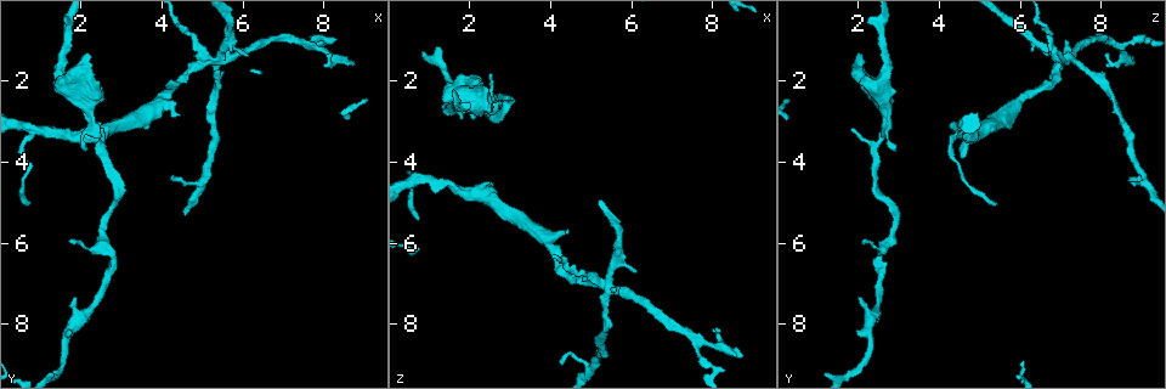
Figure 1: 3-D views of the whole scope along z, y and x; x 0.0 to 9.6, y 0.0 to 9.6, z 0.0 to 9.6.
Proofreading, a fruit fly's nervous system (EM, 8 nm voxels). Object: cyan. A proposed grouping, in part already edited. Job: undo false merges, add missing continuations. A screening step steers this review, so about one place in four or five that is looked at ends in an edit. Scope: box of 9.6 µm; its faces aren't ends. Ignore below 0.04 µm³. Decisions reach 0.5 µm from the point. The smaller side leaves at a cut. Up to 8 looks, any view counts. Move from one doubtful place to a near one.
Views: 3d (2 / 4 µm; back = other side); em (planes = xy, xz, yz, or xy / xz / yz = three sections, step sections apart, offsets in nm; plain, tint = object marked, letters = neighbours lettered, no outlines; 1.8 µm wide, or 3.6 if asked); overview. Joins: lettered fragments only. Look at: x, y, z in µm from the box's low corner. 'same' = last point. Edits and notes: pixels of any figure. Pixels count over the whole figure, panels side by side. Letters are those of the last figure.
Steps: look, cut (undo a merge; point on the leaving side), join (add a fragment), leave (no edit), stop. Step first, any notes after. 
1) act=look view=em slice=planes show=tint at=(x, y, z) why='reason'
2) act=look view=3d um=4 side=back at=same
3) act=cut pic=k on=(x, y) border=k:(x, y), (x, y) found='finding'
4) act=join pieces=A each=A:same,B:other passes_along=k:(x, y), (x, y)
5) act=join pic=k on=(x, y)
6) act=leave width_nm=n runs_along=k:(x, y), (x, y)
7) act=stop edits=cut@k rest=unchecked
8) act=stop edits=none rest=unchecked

act=look view=em slice=planes show=letters at=(2.50, 3.90, 4.55) why='free end'

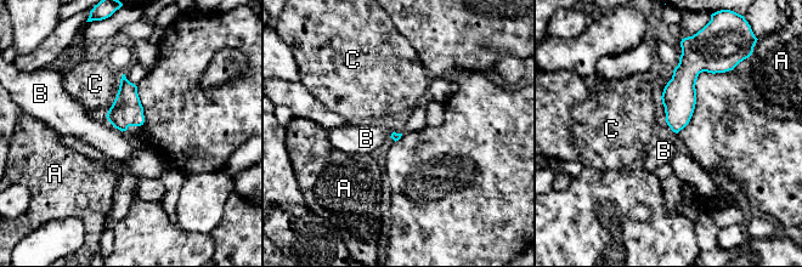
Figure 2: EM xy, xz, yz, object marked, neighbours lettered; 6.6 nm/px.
act=leave longest_contact=C:300nm each=A:other,B:other,C:other found='none of them fits'

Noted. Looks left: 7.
act=look view=3d um=2 at=(1.75, 5.90, 2.10) why='thin end'

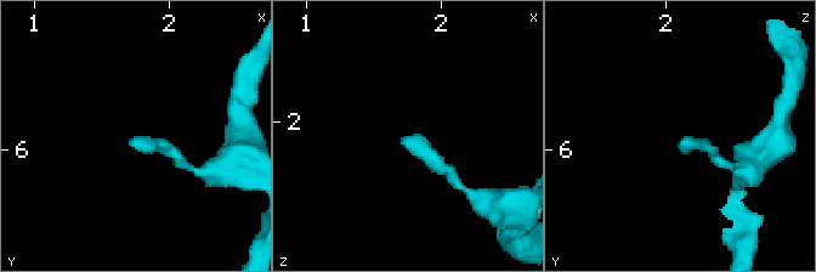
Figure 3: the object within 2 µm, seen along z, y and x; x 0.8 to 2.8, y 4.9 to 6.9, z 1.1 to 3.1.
act=look view=em slice=planes show=letters at=(1.72, 5.92, 2.16) why='now the EM'

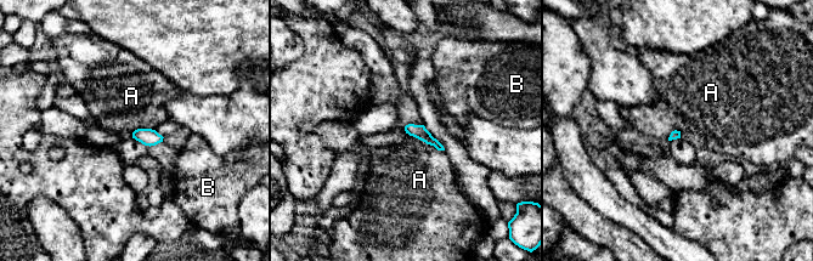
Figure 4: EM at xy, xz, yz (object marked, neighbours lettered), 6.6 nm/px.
act=leave each=A:other,B:other border=4:(404, 126), (410, 135), (444, 151) found='no lettered fragment goes on from it'

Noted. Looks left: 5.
act=look view=3d um=4 at=(8.25, 1.30, 8.10) why='thin end'

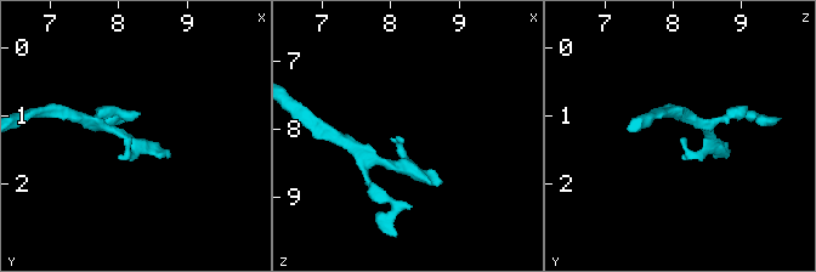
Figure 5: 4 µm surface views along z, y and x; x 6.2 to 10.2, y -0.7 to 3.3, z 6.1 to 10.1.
act=look view=em slice=planes show=tint at=(8.20, 1.30, 8.15)

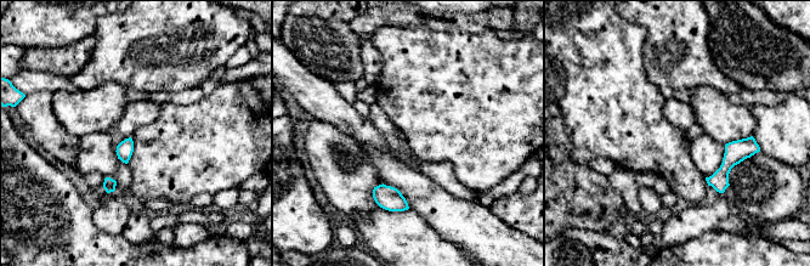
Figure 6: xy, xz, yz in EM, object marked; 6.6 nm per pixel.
act=look view=em slice=planes show=letters at=same why='see the neighbours'

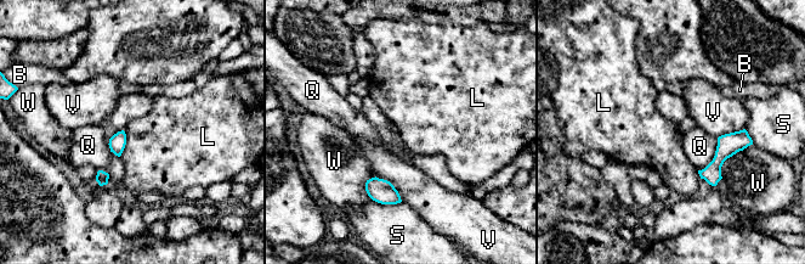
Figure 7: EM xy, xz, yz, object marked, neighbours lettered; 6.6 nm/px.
act=leave each=B:other,L:other,Q:other,S:other,V:other,W:other found='no lettered fragment goes on from it'

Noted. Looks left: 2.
act=look view=em slice=yz step=4 show=tint at=(5.30, 1.50, 7.00) why='abrupt turn'

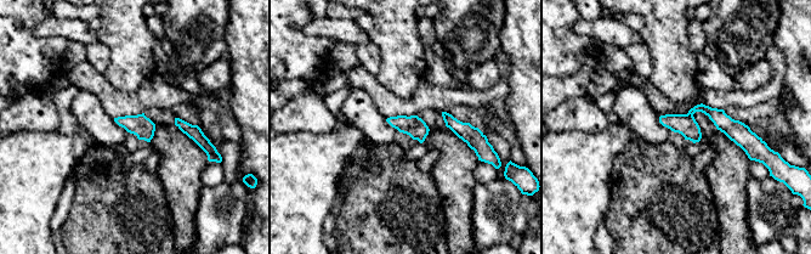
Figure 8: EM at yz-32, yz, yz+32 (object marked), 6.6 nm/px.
act=look view=em slice=planes show=letters at=same

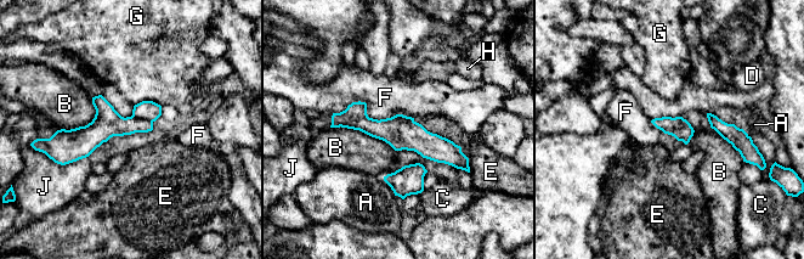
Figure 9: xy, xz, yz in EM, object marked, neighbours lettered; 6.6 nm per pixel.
act=cut pic=9 on=(107, 123) width_nm=140 each=A:other,B:other,C:other,D:other,E:other,F:other,G:other,H:other,J:other found='two cells meet here'

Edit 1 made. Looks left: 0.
act=stop edits=cut@9 rest=unchecked

